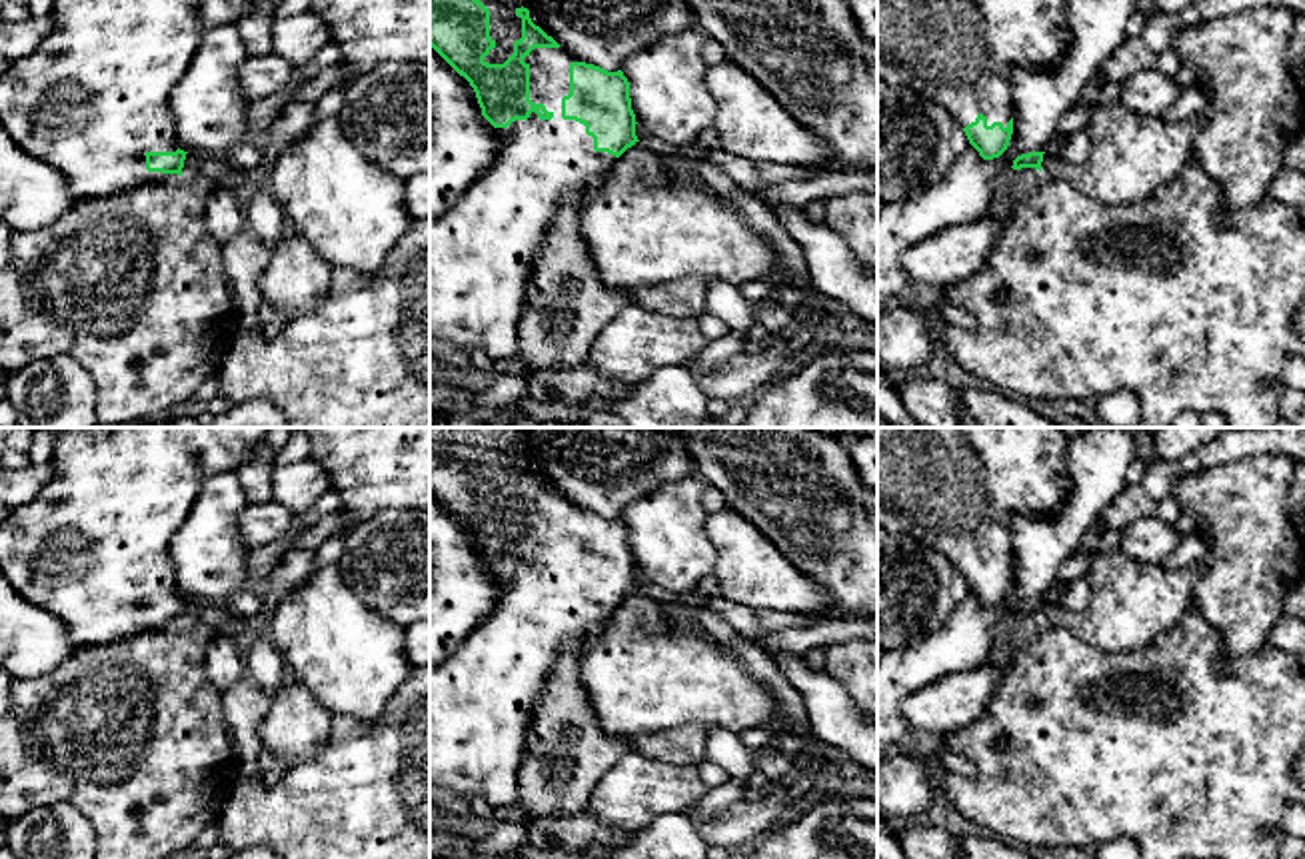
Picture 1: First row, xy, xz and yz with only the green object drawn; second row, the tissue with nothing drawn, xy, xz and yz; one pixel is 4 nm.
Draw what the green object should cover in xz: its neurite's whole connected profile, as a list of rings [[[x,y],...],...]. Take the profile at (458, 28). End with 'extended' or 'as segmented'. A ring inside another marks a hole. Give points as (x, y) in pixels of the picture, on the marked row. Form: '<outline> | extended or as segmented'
[[[430,0],[430,46],[470,82],[500,142],[492,166],[430,220],[430,334],[468,356],[486,352],[496,362],[518,354],[530,274],[562,194],[604,186],[618,158],[640,142],[624,72],[572,58],[532,22],[524,4]]] | extended

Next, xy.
[[[54,0],[54,30],[26,58],[10,62],[0,76],[0,122],[12,140],[30,156],[60,172],[72,186],[76,200],[120,194],[146,184],[162,184],[182,176],[186,154],[176,144],[176,120],[170,110],[170,92],[192,66],[204,36],[218,26],[236,26],[254,0]]] | extended

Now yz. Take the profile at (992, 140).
[[[877,0],[877,78],[909,84],[923,98],[939,102],[983,160],[999,158],[1013,134],[1007,74],[1015,68],[1055,68],[1069,40],[1069,0]]] | extended

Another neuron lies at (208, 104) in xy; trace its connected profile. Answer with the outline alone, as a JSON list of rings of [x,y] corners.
[[[236,26],[210,30],[194,54],[192,66],[170,92],[176,140],[194,154],[212,160],[212,174],[238,172],[228,154],[250,142],[248,108],[238,72],[248,50]]]

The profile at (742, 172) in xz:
[[[719,146],[705,150],[705,160],[709,160],[717,170],[725,172],[745,192],[753,194],[763,202],[767,184],[759,178],[755,164],[751,164],[749,160],[731,156]]]

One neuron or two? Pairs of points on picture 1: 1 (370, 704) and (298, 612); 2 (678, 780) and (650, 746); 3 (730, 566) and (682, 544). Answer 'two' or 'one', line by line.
1: one
2: two
3: two

